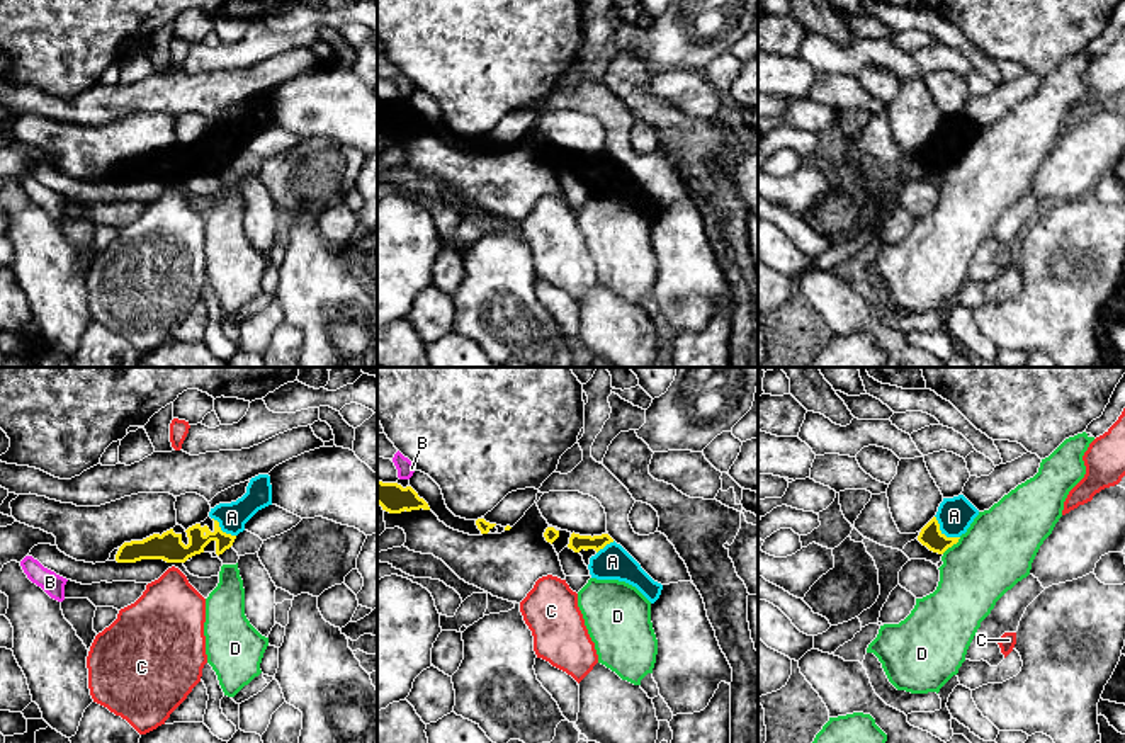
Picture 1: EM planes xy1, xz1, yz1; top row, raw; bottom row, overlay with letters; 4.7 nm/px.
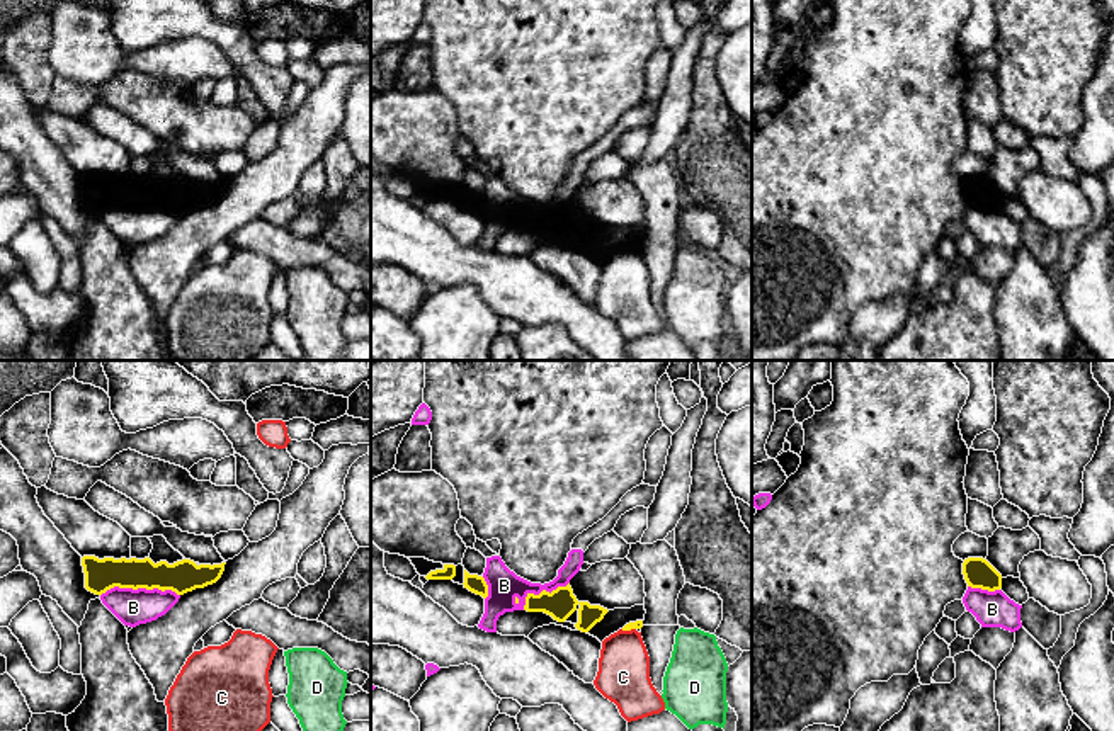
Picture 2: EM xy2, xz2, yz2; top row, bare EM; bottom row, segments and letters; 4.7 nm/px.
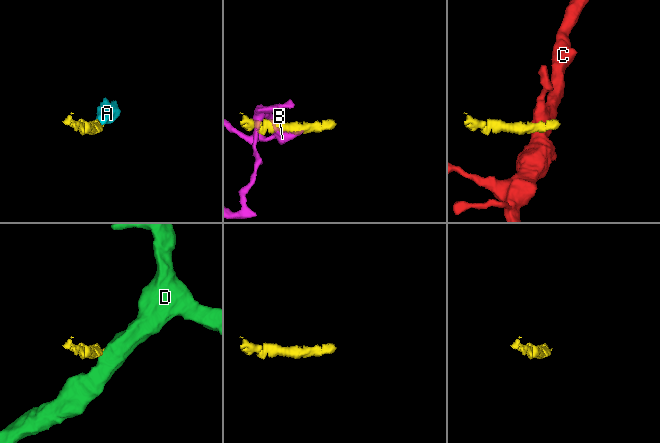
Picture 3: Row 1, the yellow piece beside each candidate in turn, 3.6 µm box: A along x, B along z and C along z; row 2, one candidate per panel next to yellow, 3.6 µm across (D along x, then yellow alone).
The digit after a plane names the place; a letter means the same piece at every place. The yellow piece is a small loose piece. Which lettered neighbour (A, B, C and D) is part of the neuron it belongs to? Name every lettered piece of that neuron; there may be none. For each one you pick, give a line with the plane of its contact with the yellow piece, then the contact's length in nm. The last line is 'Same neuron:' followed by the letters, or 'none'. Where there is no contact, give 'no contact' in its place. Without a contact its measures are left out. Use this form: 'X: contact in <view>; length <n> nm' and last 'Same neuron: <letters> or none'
A: contact in yz1; length 160 nm
Same neuron: A

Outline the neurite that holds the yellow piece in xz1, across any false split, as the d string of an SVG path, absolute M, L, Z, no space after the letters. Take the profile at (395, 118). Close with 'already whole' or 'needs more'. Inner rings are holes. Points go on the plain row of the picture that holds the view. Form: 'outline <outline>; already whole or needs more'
outline M377 100L377 122L389 133L401 133L404 129L411 131L420 128L430 129L428 122L420 117L411 105L403 107L398 102Z; already whole

